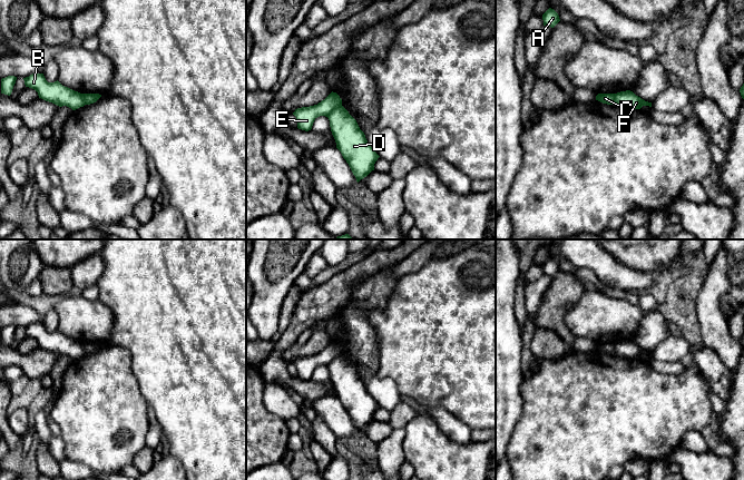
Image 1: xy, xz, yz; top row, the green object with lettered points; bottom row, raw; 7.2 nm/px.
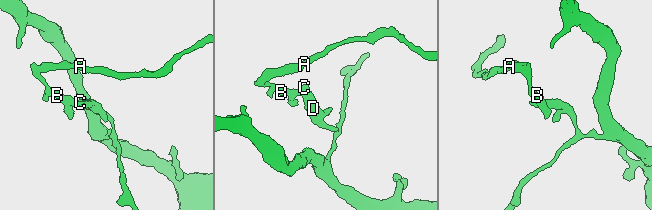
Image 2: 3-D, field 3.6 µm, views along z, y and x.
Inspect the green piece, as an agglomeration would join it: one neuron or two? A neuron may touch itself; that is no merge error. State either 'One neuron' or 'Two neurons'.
Two neurons

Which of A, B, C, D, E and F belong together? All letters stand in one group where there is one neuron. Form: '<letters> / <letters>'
A B C E / D F

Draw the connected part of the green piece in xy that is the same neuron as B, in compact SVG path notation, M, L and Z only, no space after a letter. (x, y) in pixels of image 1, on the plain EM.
M32 323L23 327L26 336L38 342L39 347L59 356L67 355L76 360L85 355L84 343L62 335L58 330L48 332L43 323Z

